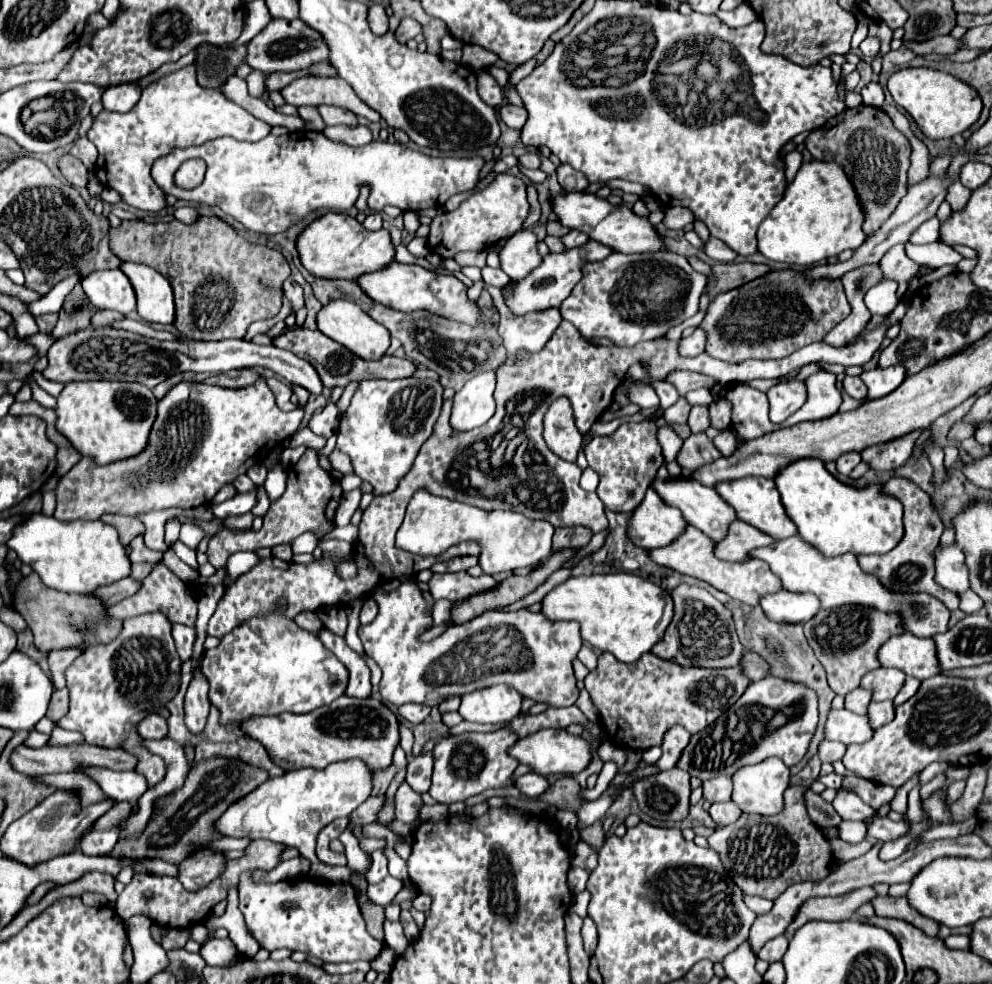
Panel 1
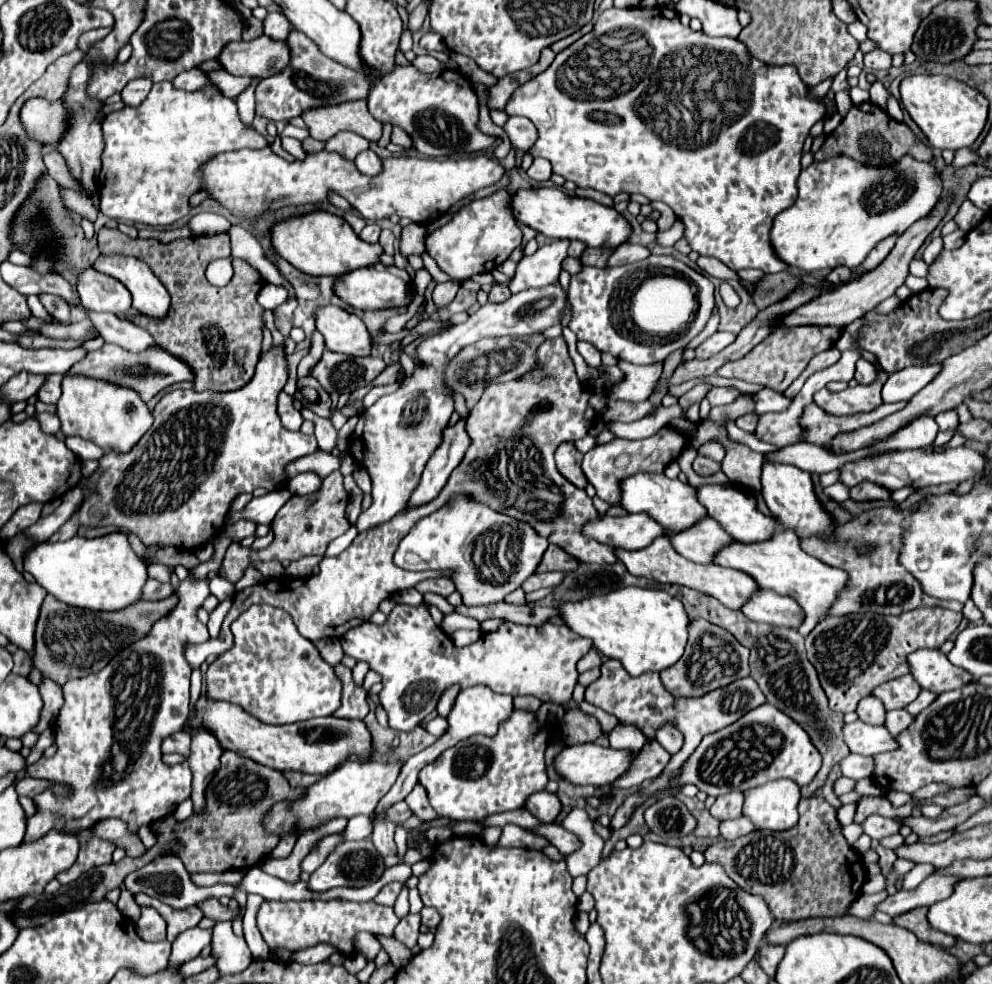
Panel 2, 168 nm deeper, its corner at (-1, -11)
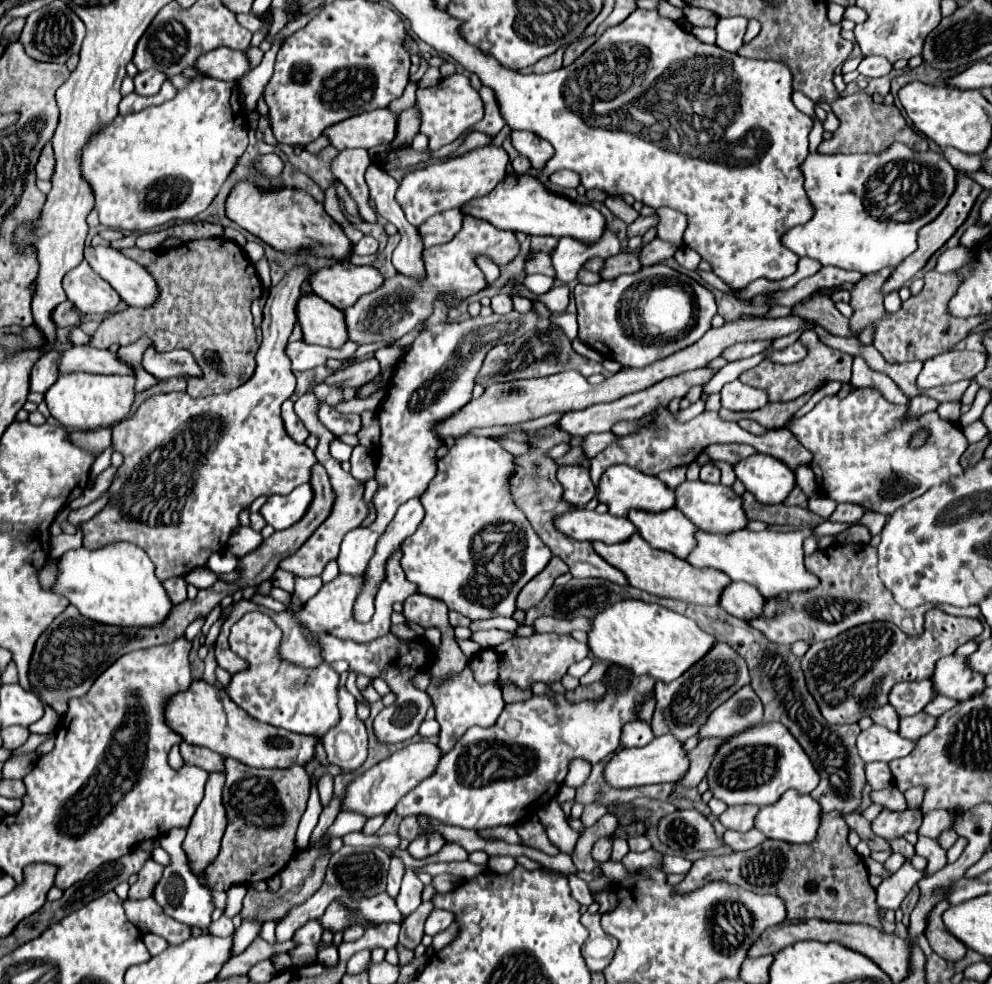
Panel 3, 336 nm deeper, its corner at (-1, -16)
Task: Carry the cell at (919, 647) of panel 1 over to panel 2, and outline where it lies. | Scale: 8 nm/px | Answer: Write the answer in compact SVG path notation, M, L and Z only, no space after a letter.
M919 649L911 653L909 665L917 683L937 695L949 689L959 689L973 681L967 671L955 667L939 649Z

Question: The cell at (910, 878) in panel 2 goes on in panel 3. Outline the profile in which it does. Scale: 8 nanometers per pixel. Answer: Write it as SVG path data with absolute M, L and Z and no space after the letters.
M919 836L919 842L915 844L915 852L927 860L927 868L923 870L927 876L933 874L935 870L941 870L941 868L947 864L945 850L943 850L943 848L937 844L937 840L933 840L933 838Z

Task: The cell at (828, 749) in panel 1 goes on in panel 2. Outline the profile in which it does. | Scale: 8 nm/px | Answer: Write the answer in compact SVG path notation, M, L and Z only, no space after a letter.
M849 755L847 759L841 761L841 771L845 777L853 779L869 779L873 775L873 757L863 757L863 755Z

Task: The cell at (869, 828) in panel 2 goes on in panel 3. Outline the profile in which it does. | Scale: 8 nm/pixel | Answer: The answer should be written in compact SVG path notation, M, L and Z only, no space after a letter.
M891 838L887 840L893 852L901 852L905 858L911 858L915 854L915 848L905 840L905 838Z

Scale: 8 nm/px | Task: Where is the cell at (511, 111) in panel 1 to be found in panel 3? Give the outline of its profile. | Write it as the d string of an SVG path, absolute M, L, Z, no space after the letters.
M513 130L511 132L511 142L515 150L521 156L527 156L533 166L543 166L545 160L553 156L553 148L547 140L535 136L533 132L523 132L523 130Z

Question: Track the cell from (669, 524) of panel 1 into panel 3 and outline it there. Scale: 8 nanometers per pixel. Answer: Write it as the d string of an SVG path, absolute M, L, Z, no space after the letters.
M585 508L559 516L555 520L555 526L573 540L587 540L587 542L599 540L605 544L627 542L633 534L637 534L637 528L631 524L629 518L617 518L611 516L609 512L597 514Z

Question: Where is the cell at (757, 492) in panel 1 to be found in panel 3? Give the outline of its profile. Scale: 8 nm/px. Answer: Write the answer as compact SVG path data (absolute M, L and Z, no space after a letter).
M701 480L695 482L683 482L677 490L675 490L675 506L687 516L691 518L699 530L711 532L711 534L733 534L737 530L745 530L747 528L747 514L743 512L743 498L737 496L731 488L723 486L723 484L707 484Z

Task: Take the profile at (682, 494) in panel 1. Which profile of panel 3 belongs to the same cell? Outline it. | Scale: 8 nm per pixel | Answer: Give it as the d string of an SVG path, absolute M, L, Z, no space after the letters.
M611 466L599 480L599 502L605 502L609 506L609 512L613 516L627 516L631 510L643 510L643 512L665 512L675 508L675 490L663 484L657 476L649 476L643 472L637 472L631 466Z

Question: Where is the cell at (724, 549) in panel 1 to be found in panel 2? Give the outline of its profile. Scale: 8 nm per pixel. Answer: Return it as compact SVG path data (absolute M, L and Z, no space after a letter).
M703 517L703 519L699 519L699 523L683 529L679 533L671 533L671 529L665 529L663 535L671 539L671 545L675 547L675 551L679 551L685 559L689 559L693 563L711 563L713 555L721 547L725 547L727 543L733 541L721 529L721 525L715 523L715 519L711 519L711 517Z

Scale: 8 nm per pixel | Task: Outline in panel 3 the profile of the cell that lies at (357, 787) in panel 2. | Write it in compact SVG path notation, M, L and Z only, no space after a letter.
M427 740L401 748L399 752L395 752L387 760L371 766L369 770L365 770L357 778L353 778L353 782L347 784L345 794L341 796L341 812L359 812L365 818L373 818L373 816L391 812L397 806L397 802L411 788L415 788L415 784L419 784L419 780L431 776L431 772L437 768L439 758L441 758L439 746L435 746Z

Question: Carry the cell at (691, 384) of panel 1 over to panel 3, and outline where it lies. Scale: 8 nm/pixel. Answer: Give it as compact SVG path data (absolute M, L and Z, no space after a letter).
M739 380L725 384L721 390L721 406L727 410L735 410L735 412L759 410L767 404L769 404L767 392L753 386L745 386Z

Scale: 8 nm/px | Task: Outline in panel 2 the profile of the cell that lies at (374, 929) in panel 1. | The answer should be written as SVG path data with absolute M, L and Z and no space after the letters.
M359 933L355 939L355 945L357 945L357 951L361 955L365 955L367 959L373 959L381 949L381 943L371 933Z

